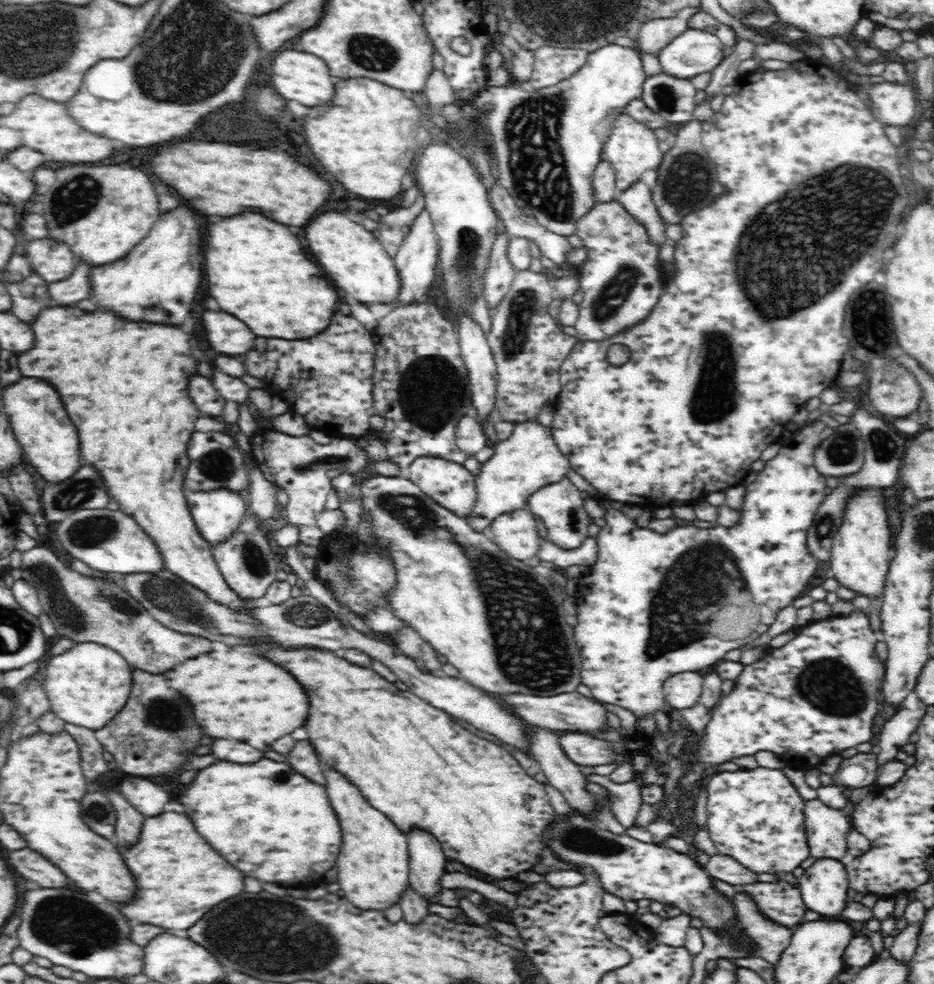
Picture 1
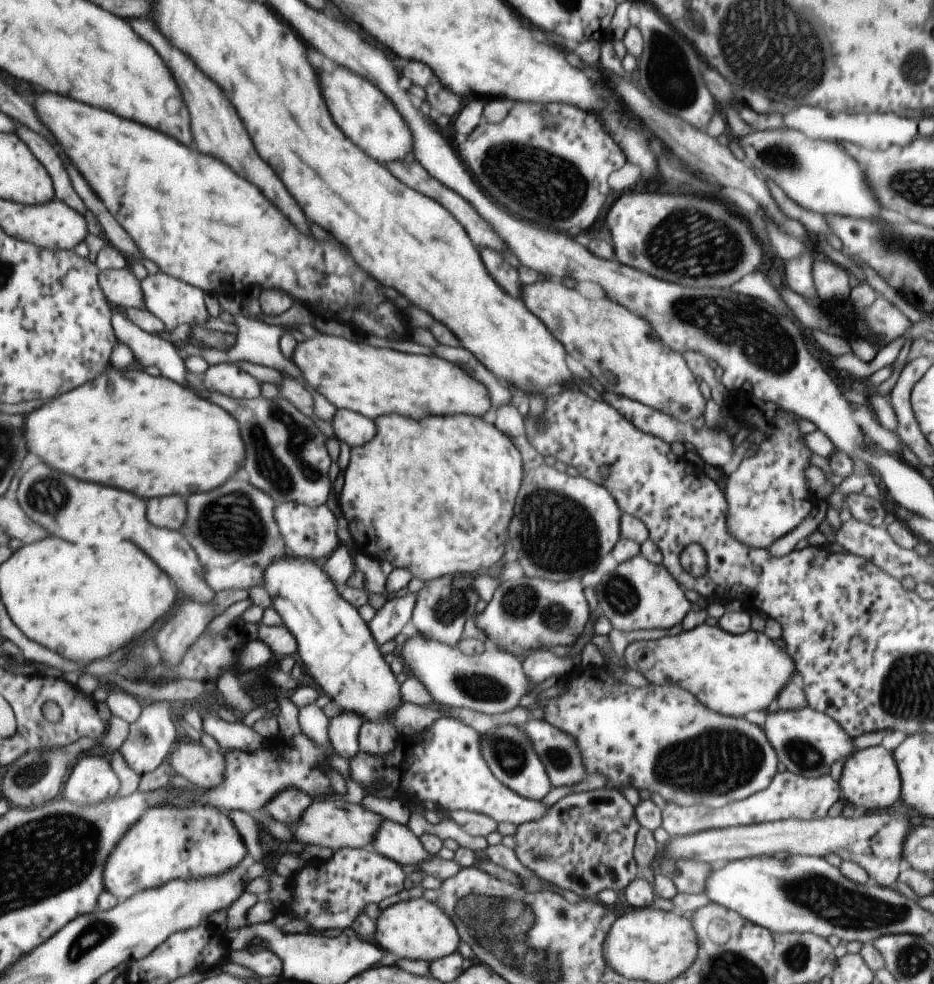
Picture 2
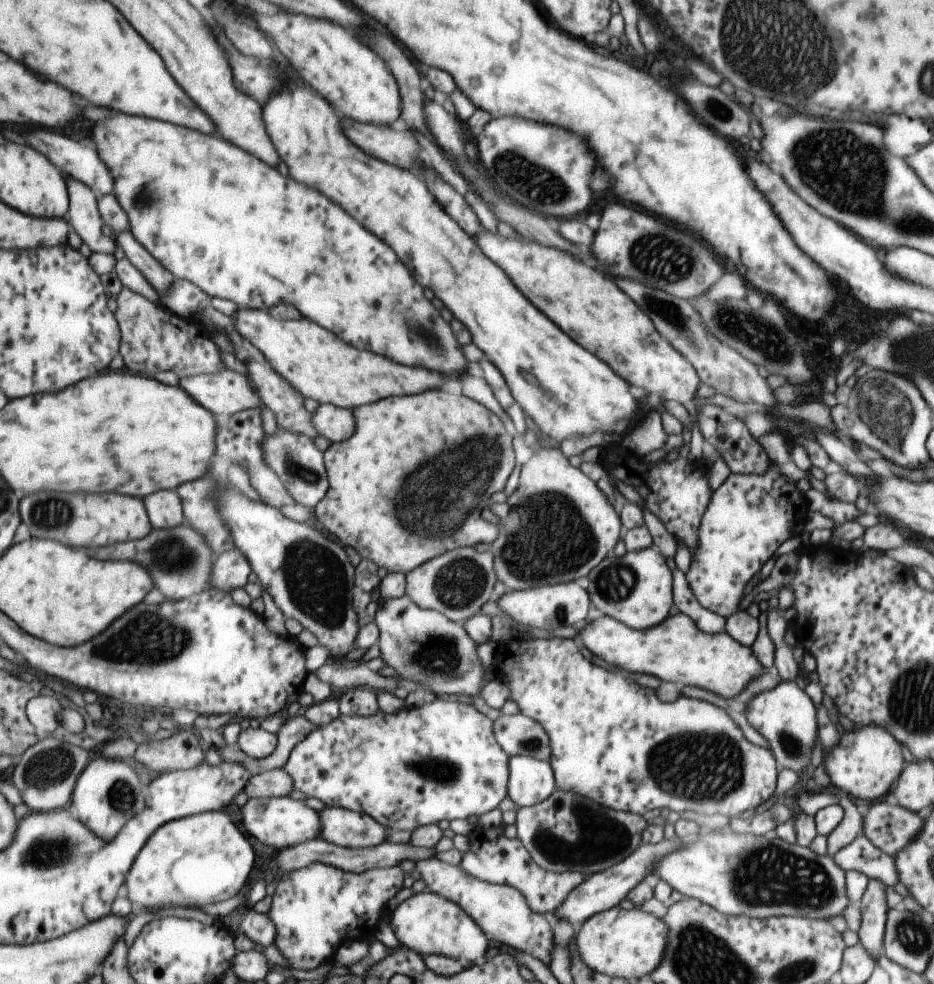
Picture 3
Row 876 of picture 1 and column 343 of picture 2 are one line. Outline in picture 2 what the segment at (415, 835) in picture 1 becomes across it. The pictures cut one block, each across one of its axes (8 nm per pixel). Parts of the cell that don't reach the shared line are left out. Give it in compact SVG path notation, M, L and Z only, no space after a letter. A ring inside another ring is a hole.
M338 409L331 424L335 437L349 447L360 447L376 435L375 421L349 409Z

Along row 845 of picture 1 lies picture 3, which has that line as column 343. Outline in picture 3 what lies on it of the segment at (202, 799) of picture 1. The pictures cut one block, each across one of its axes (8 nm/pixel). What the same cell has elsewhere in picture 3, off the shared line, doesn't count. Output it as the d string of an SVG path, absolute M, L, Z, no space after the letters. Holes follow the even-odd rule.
M115 114L111 120L97 126L93 136L95 136L99 152L107 160L107 166L111 168L111 172L117 180L115 194L121 196L121 206L127 210L127 214L131 218L130 229L133 236L136 236L137 240L177 279L189 280L204 289L211 298L229 299L243 308L273 308L279 302L293 304L303 312L303 316L317 320L317 324L337 332L337 336L341 336L347 344L353 344L355 348L365 348L369 352L377 352L379 356L389 356L389 358L397 360L397 364L405 364L405 366L409 364L409 366L417 366L417 368L425 368L425 370L435 370L451 379L457 379L457 376L461 376L467 370L467 360L465 360L461 346L455 340L449 324L441 318L439 310L435 306L431 306L431 302L425 298L421 284L417 284L413 280L413 276L409 274L405 264L395 256L395 252L391 252L391 248L387 244L383 244L371 232L367 232L363 226L359 226L357 220L353 220L339 204L329 200L317 188L295 182L291 176L281 174L277 168L261 162L257 156L231 144L221 134L203 134L203 132L197 132L197 130L191 130L185 126L177 126L177 124L169 124L169 122L161 122L161 120L157 122L151 118L141 118L141 116Z

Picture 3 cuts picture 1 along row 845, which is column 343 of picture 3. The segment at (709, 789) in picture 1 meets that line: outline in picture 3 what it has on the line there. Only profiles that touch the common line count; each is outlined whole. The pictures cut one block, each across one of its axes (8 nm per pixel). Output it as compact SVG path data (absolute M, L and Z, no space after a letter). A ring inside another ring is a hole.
M434 699L421 707L405 707L395 714L385 714L375 712L373 716L359 718L359 716L341 716L328 724L313 730L303 742L299 742L291 752L289 760L284 768L289 772L289 776L295 782L295 789L303 792L307 797L313 797L325 802L331 808L346 808L350 811L357 811L371 816L377 824L384 825L385 828L397 830L415 830L415 828L436 824L439 820L453 820L453 818L469 818L469 816L481 816L490 810L496 809L499 802L503 800L507 793L508 784L508 755L504 749L497 744L493 733L492 721L482 713L478 712L473 705L458 701L448 701Z

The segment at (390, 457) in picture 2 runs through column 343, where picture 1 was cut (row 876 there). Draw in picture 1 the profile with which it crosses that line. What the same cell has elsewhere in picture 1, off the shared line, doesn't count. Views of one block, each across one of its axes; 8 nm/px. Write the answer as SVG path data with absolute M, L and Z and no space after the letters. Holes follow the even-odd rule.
M272 642L254 644L254 648L288 670L306 688L310 712L304 728L322 760L352 778L372 807L384 810L406 835L412 830L430 832L439 839L445 861L460 863L478 873L473 877L494 885L533 870L541 860L544 830L556 812L544 785L530 777L504 747L478 737L412 691L398 690L374 670L354 666L328 650L282 648Z

